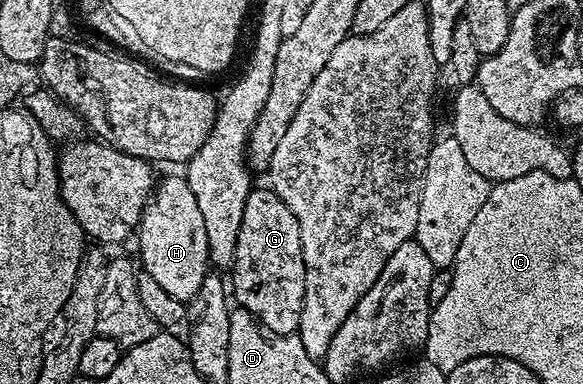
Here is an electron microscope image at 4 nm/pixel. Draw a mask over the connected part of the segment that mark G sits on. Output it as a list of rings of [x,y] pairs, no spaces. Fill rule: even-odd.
[[[269,187],[252,188],[251,194],[245,199],[245,215],[241,215],[241,231],[237,231],[237,251],[235,252],[235,263],[229,270],[229,289],[237,300],[238,308],[249,311],[258,324],[262,325],[264,330],[269,333],[276,333],[284,337],[287,333],[294,333],[298,330],[301,323],[301,307],[305,299],[305,271],[307,264],[303,258],[303,248],[301,247],[301,231],[297,219],[293,215],[293,211],[289,211],[289,207],[285,207],[285,203],[271,190]]]

